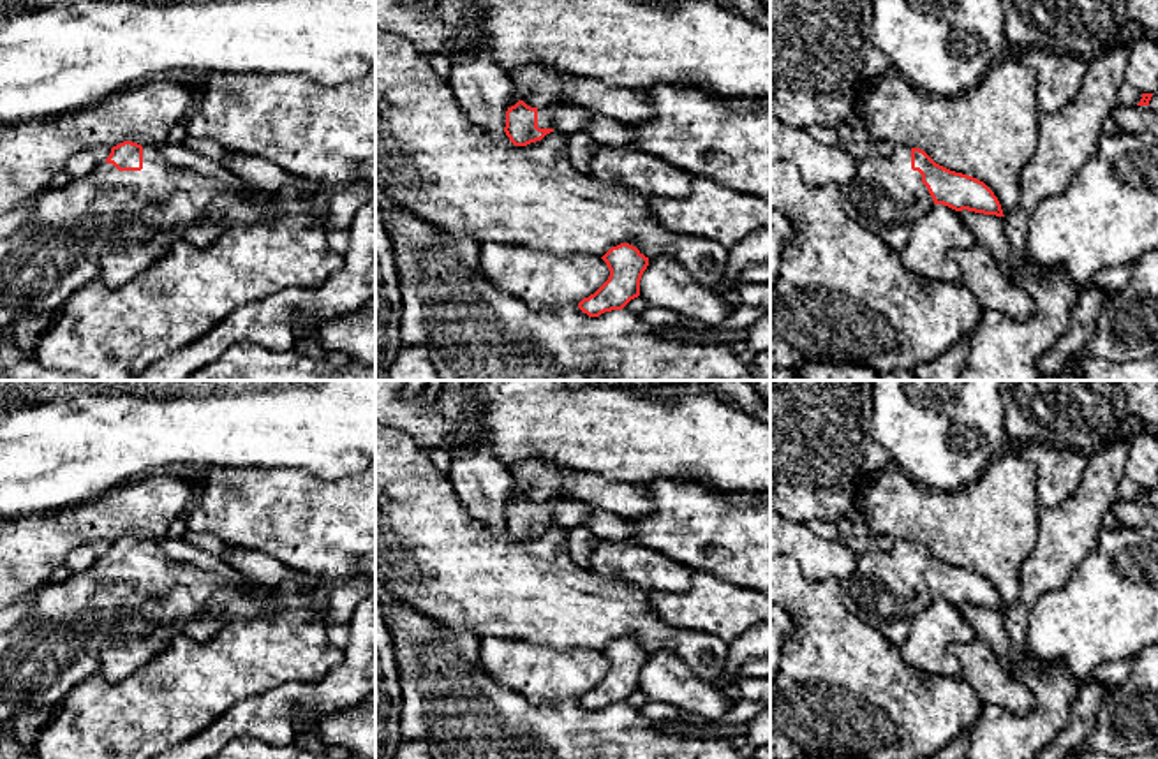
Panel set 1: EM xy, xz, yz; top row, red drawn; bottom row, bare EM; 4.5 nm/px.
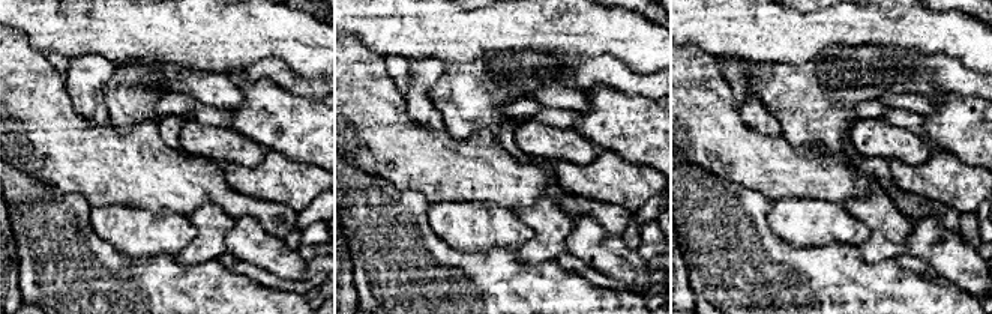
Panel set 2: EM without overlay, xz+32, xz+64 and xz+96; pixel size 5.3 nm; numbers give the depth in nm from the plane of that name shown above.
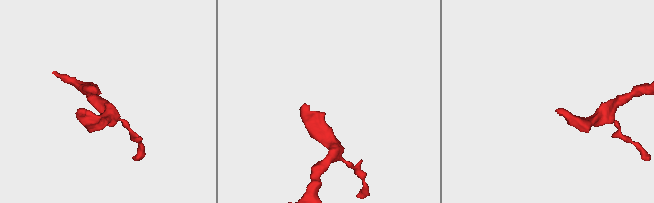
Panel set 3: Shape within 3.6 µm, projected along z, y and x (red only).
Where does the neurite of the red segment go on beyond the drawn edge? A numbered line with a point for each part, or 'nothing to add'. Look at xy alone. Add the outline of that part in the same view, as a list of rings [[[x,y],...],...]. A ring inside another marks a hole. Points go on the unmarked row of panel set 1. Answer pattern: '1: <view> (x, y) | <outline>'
1: xy (48, 654) | [[[143,541],[141,565],[118,565],[102,556],[62,583],[42,585],[26,599],[33,613],[0,634],[0,724],[25,708],[58,704],[76,685],[97,673],[100,652],[120,636],[136,636],[153,623],[174,623],[208,609],[227,620],[270,616],[284,609],[271,604],[275,599],[296,592],[289,583],[277,590],[256,581],[231,585],[215,572],[169,558],[155,541]]]

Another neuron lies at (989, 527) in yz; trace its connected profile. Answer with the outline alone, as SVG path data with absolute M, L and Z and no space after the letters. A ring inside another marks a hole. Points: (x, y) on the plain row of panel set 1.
M1017 451L1001 453L973 484L957 491L936 491L922 488L895 467L885 467L862 495L858 507L864 514L862 530L872 535L888 535L894 541L908 539L924 544L936 558L984 576L998 592L1003 609L1019 597L1019 569L1033 551L1038 537L1036 468Z

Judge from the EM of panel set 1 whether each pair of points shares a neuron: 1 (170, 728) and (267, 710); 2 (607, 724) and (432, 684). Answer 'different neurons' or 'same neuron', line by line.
1: different neurons
2: same neuron

